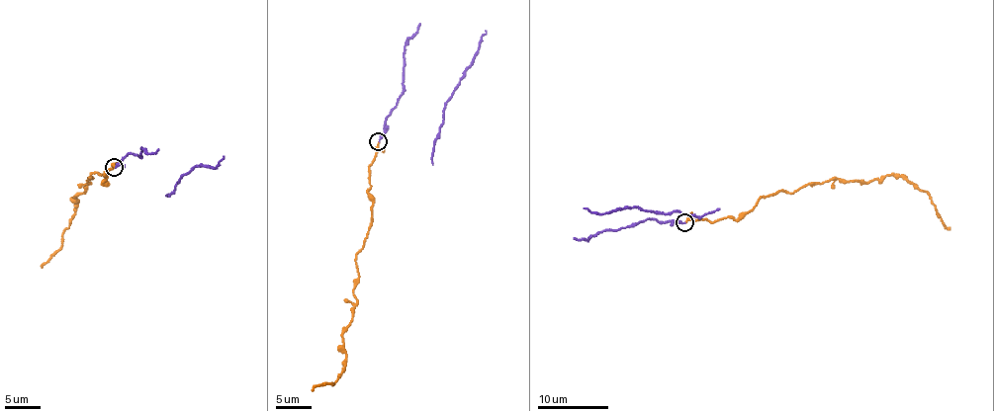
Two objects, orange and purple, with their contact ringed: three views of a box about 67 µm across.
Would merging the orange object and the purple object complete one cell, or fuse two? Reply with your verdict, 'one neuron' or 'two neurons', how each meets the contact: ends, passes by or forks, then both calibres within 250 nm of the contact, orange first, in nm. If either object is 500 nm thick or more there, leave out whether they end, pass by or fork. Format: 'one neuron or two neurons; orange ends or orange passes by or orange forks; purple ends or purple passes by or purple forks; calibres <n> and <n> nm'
one neuron; orange passes by; purple ends; calibres 120 and 200 nm

